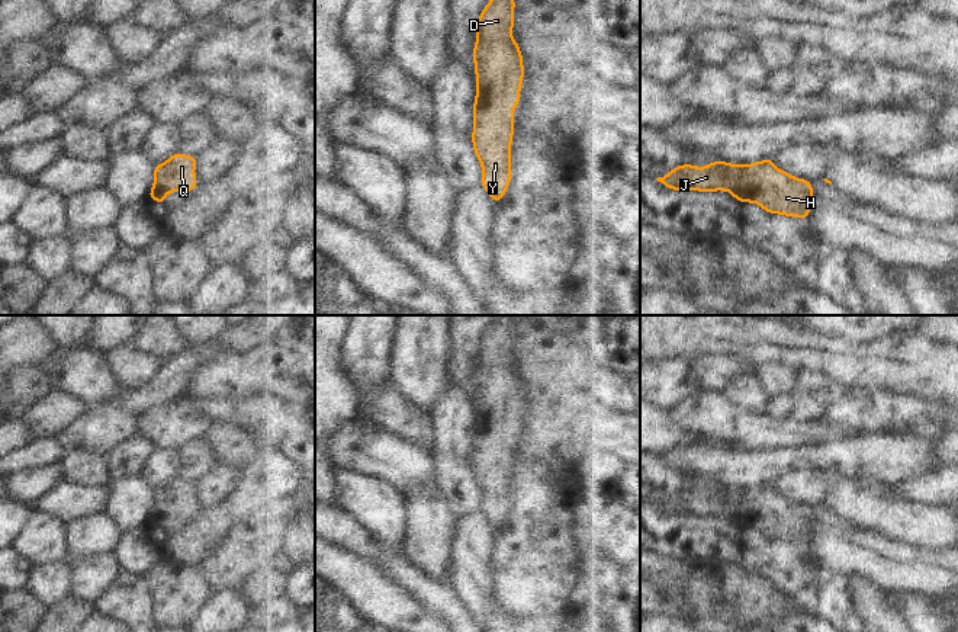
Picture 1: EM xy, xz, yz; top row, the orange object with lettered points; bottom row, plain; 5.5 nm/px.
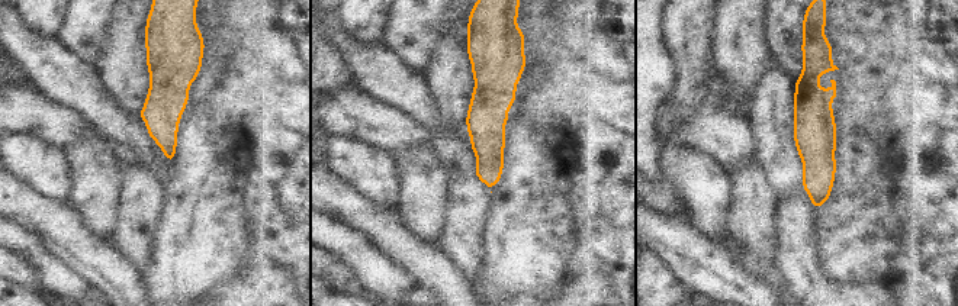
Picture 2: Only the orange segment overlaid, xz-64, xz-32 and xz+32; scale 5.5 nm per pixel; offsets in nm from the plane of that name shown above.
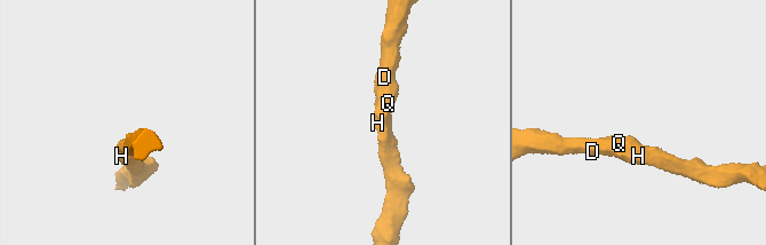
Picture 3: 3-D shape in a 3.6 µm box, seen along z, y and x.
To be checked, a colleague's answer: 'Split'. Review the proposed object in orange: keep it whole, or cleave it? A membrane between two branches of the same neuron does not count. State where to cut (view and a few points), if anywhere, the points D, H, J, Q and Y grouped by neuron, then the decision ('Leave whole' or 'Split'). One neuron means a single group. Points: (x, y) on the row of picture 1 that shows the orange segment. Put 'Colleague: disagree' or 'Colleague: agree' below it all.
No split. Groups: D H J Q Y. Leave whole
Colleague: disagree

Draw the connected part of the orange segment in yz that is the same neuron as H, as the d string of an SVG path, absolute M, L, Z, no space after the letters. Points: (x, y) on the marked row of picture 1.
M718 158L703 169L681 164L656 180L679 192L726 190L742 203L755 202L768 214L798 216L804 222L813 200L813 182L778 170L772 158L752 164L730 164Z

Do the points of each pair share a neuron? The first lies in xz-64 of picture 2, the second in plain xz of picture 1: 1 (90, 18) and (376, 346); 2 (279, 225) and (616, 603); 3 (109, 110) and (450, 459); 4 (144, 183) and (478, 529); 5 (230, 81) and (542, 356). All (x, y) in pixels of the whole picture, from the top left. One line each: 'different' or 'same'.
1: different
2: same
3: different
4: same
5: same

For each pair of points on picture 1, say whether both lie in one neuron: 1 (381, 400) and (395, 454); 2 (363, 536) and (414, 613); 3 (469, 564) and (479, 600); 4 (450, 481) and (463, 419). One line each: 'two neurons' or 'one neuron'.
1: two neurons
2: two neurons
3: one neuron
4: one neuron

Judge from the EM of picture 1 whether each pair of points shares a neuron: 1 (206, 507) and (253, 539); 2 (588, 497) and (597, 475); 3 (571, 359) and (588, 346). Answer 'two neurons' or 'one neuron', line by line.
1: one neuron
2: two neurons
3: one neuron

